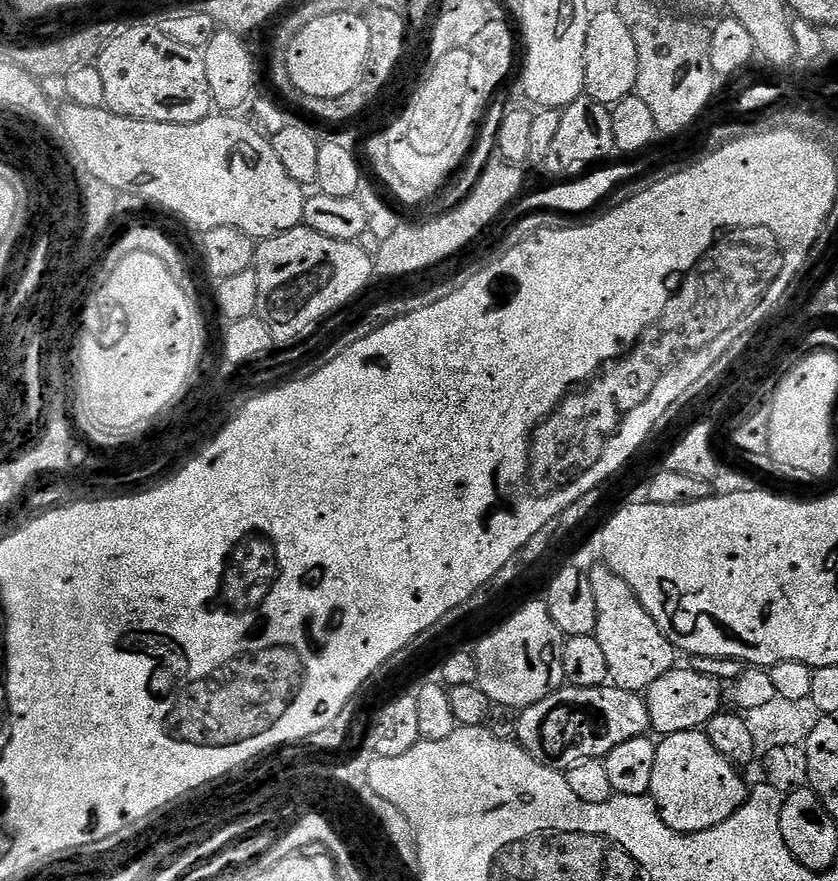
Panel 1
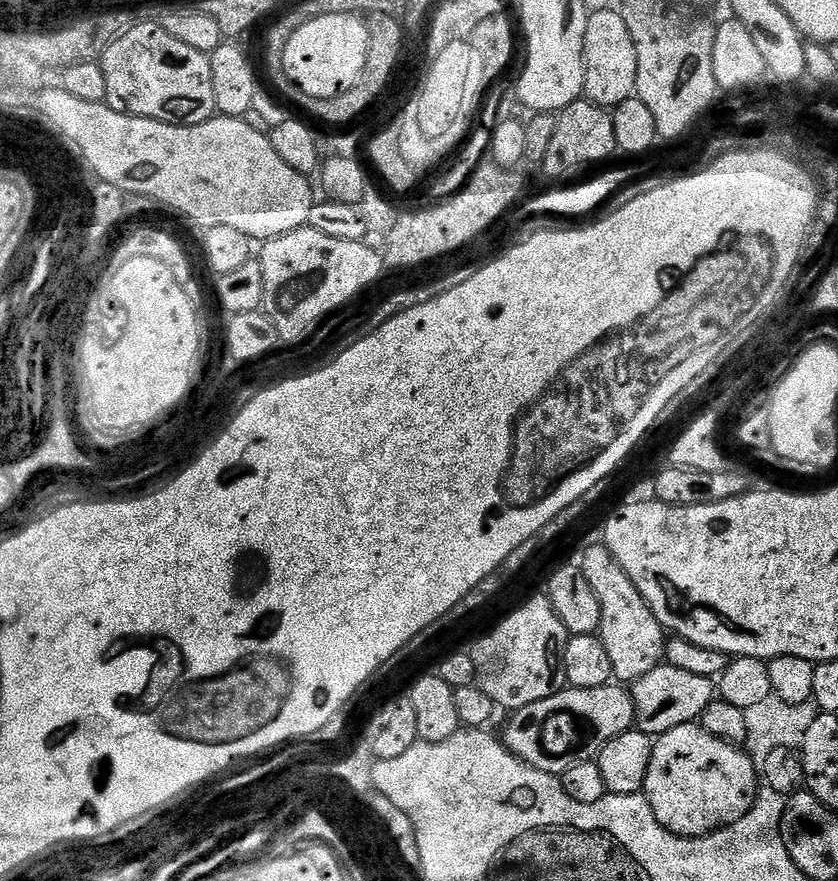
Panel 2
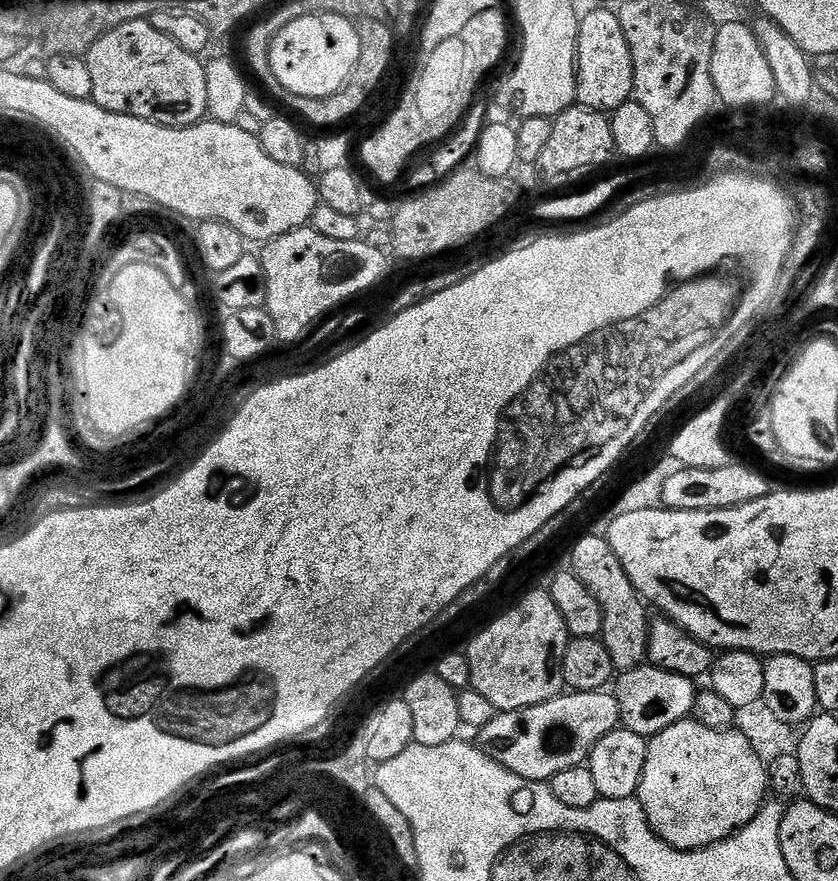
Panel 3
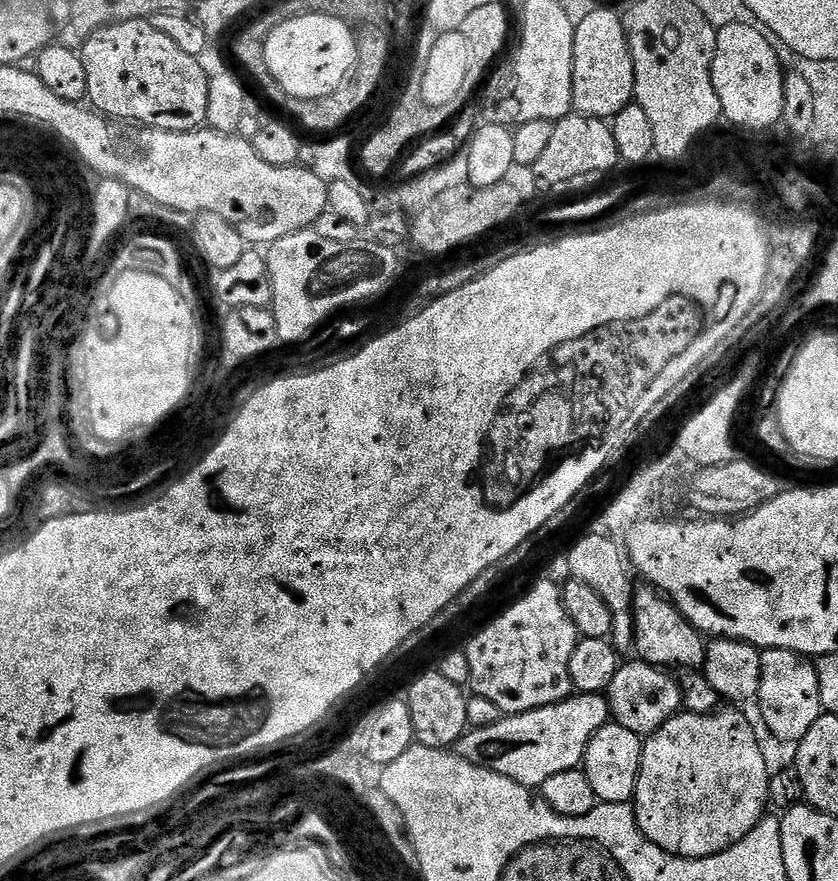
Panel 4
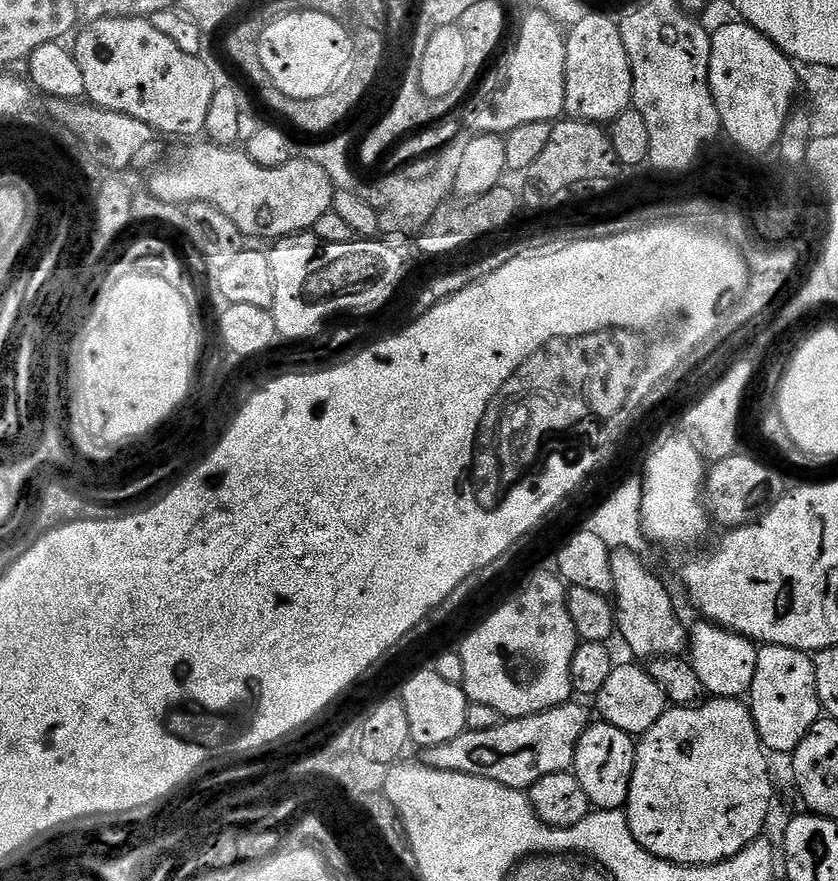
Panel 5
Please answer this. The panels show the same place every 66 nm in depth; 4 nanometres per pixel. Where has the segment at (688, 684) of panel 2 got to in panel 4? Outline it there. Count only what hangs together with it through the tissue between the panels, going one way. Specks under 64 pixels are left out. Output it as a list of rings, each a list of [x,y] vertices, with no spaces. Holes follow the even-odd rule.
[[[637,658],[632,662],[621,663],[618,674],[614,674],[614,682],[610,682],[606,693],[608,711],[615,723],[626,726],[626,730],[634,730],[641,738],[647,738],[681,711],[680,685],[675,679],[671,680],[663,668],[644,664]]]

